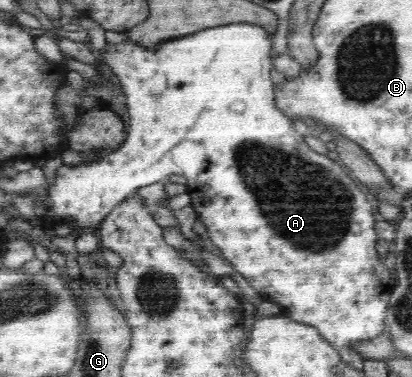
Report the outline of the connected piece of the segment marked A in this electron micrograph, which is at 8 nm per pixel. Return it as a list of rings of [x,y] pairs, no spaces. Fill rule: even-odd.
[[[228,23],[214,29],[204,29],[178,39],[160,43],[157,47],[142,47],[131,40],[121,44],[111,45],[106,43],[101,55],[105,63],[110,66],[114,75],[120,80],[123,93],[126,96],[126,107],[128,107],[128,132],[122,147],[108,151],[102,159],[92,163],[84,163],[78,167],[60,166],[56,171],[53,184],[48,185],[45,196],[38,196],[35,192],[18,193],[30,196],[34,200],[36,210],[44,218],[45,225],[55,227],[56,225],[72,225],[76,222],[82,227],[90,227],[101,223],[101,221],[117,206],[123,199],[133,194],[137,188],[149,186],[157,181],[165,181],[167,175],[184,175],[187,179],[187,193],[191,197],[190,214],[202,219],[202,223],[208,229],[208,237],[212,243],[222,251],[224,259],[227,259],[238,273],[241,273],[251,287],[258,291],[262,301],[273,301],[288,310],[286,317],[295,322],[305,322],[314,326],[338,351],[342,348],[352,349],[359,341],[372,339],[384,331],[384,322],[387,315],[387,305],[392,290],[395,287],[389,269],[380,259],[376,252],[376,241],[378,237],[374,232],[376,219],[372,212],[372,205],[368,202],[366,195],[354,185],[354,181],[344,173],[344,169],[326,155],[313,151],[304,141],[304,137],[294,130],[292,119],[286,116],[282,110],[274,104],[274,83],[270,80],[270,71],[273,63],[270,55],[272,49],[272,37],[259,25],[253,23]]]

